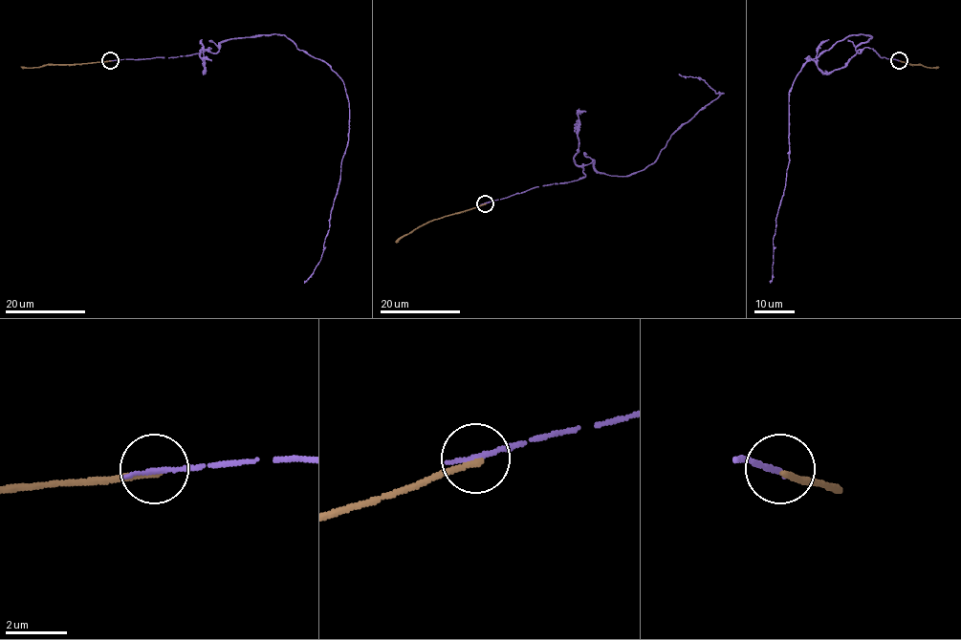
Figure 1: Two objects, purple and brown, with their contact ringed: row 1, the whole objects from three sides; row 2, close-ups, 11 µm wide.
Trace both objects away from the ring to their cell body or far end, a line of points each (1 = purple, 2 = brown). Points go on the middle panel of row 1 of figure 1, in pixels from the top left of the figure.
1: (484, 203), (578, 181), (593, 160), (611, 176), (648, 166), (723, 93), (678, 74)
2: (484, 203), (427, 222), (395, 242)

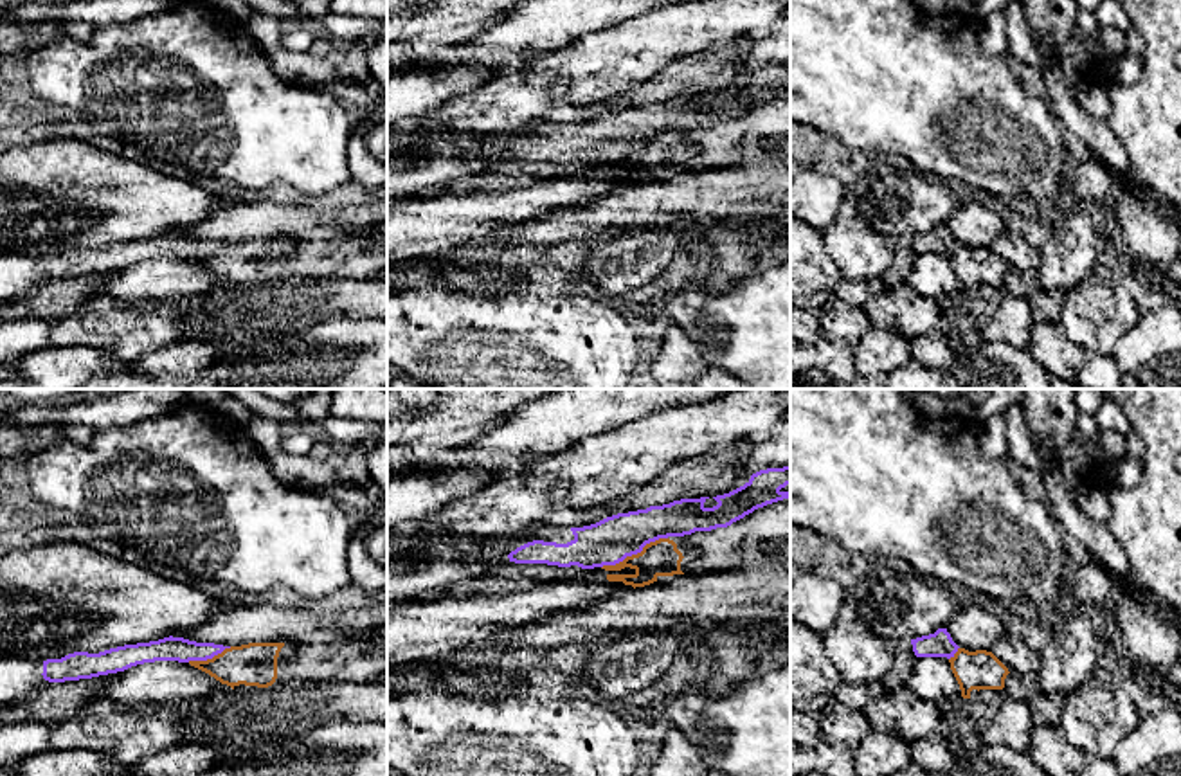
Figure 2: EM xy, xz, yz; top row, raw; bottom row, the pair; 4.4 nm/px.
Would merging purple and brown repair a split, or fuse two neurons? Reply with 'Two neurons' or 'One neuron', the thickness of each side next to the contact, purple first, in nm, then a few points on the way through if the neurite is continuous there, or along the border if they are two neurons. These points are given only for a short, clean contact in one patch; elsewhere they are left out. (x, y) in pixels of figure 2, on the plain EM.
Two neurons. Thickness 200 nm (purple) against 160 nm. Boundary: xz (667, 134), (650, 137), (640, 148), (602, 164)

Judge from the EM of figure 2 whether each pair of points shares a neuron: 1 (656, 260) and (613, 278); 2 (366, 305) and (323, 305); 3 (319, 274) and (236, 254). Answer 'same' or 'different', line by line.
1: same
2: same
3: same

